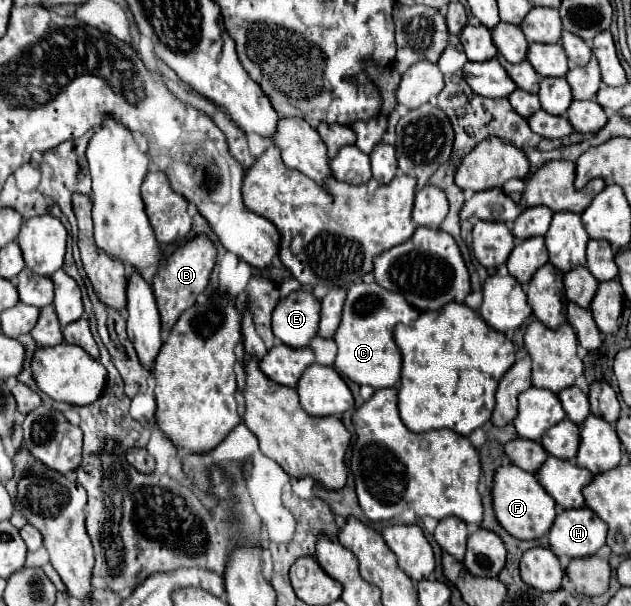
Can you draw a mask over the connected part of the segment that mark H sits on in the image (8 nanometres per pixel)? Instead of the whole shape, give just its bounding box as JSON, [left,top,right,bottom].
[549,509,607,557]

